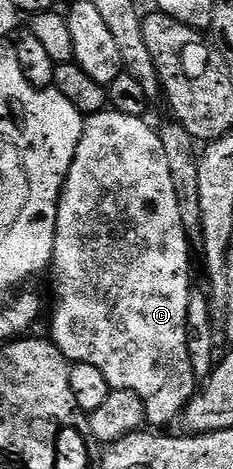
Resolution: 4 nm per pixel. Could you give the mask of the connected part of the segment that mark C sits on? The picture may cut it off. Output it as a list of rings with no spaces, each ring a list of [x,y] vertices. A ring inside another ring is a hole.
[[[113,109],[97,111],[95,115],[89,116],[82,124],[82,136],[80,137],[80,145],[76,145],[76,157],[72,157],[72,165],[68,169],[68,177],[62,186],[62,196],[58,202],[58,212],[56,213],[56,233],[54,234],[54,261],[52,264],[52,272],[54,271],[54,320],[50,323],[49,334],[52,336],[52,342],[64,353],[64,357],[69,359],[71,363],[91,363],[96,365],[96,369],[100,369],[100,373],[104,373],[104,377],[108,377],[111,388],[115,391],[120,389],[128,389],[134,391],[136,397],[140,397],[140,401],[144,401],[144,409],[146,410],[146,423],[153,425],[155,428],[162,429],[165,423],[170,423],[181,416],[183,408],[189,403],[196,390],[196,380],[194,370],[192,369],[192,361],[188,361],[188,337],[186,336],[186,322],[188,321],[188,297],[192,290],[190,284],[190,254],[192,248],[190,242],[186,239],[184,233],[184,225],[180,221],[180,204],[176,202],[176,188],[172,185],[172,176],[168,170],[168,157],[164,154],[164,145],[160,145],[160,137],[157,130],[146,124],[145,118],[136,116],[125,116]]]

